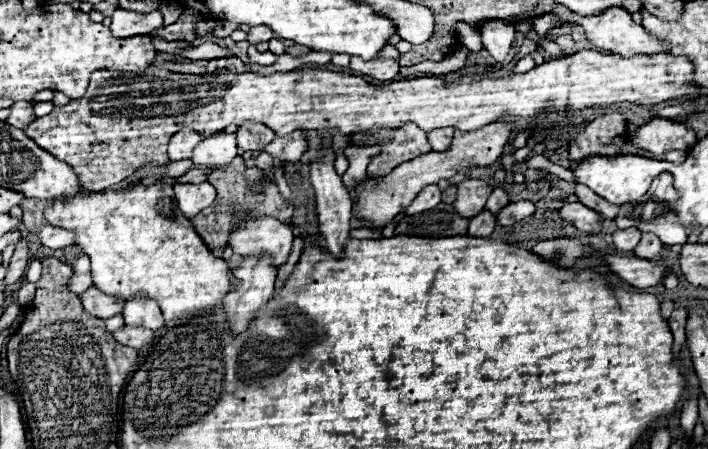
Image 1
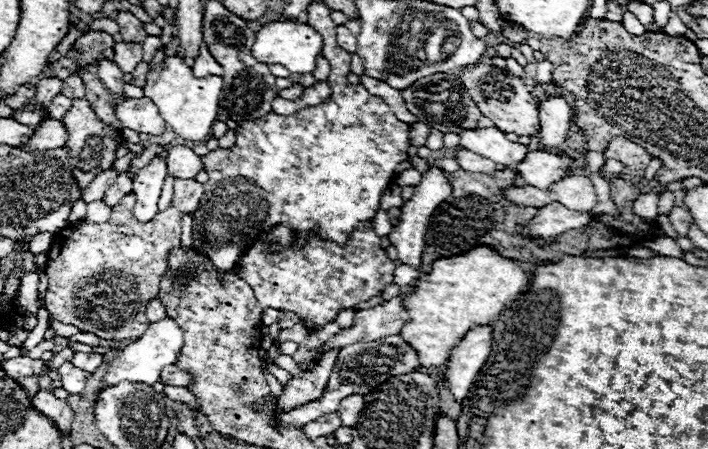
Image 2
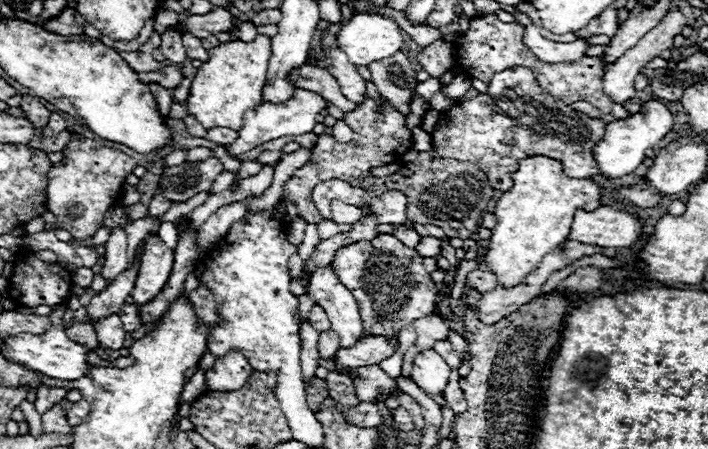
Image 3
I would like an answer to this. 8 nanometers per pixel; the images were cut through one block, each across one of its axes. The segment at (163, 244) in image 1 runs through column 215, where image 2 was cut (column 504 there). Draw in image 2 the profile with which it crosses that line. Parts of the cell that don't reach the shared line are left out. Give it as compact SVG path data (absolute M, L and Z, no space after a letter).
M478 246L464 254L436 260L432 272L418 280L416 290L402 296L410 314L410 324L406 324L400 334L416 348L424 368L442 366L466 332L474 326L490 326L498 320L506 304L528 288L528 282L528 274L516 262L496 254L490 246Z

